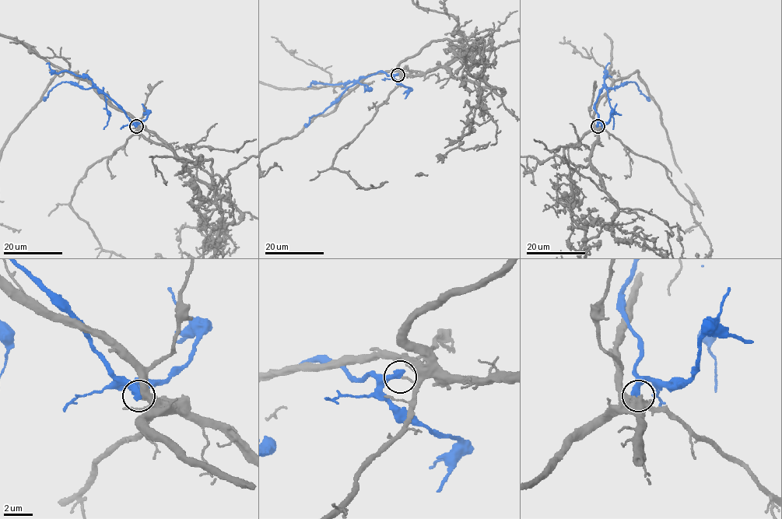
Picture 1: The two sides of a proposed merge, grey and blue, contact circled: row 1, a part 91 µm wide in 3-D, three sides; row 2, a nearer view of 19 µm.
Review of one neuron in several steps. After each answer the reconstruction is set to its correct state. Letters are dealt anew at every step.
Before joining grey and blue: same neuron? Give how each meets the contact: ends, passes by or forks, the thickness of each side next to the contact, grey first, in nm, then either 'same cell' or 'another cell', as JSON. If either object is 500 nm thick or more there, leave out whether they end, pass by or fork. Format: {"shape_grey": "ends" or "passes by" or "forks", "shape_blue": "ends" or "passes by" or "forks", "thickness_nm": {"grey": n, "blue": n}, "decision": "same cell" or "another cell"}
{"thickness_nm": {"grey": 110, "blue": 550}, "decision": "another cell"}

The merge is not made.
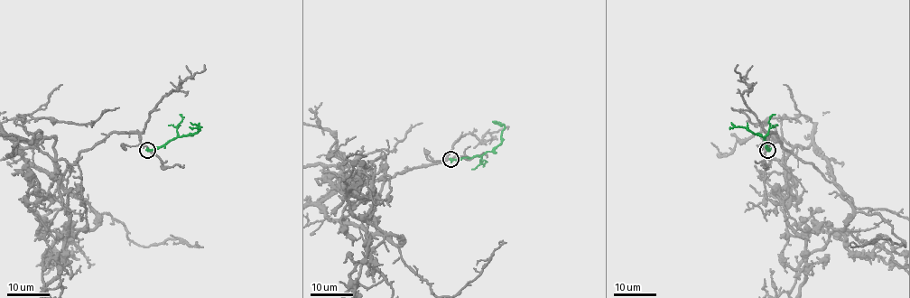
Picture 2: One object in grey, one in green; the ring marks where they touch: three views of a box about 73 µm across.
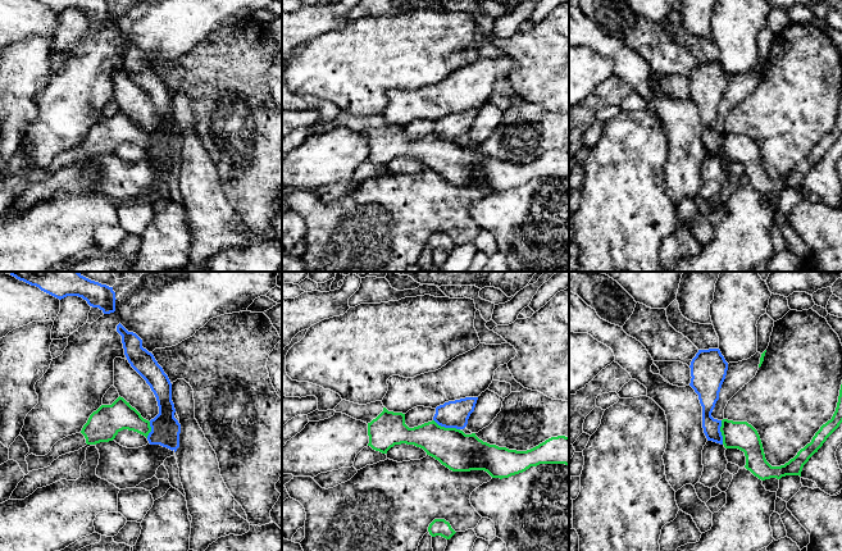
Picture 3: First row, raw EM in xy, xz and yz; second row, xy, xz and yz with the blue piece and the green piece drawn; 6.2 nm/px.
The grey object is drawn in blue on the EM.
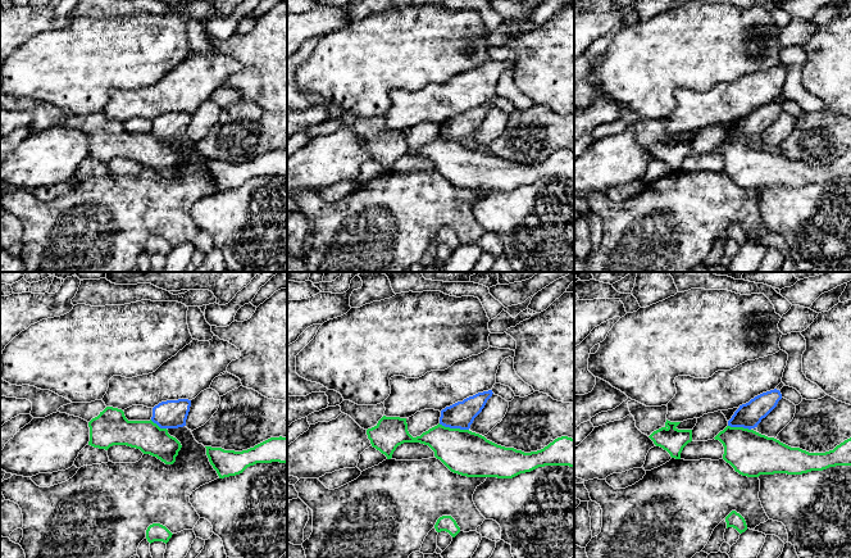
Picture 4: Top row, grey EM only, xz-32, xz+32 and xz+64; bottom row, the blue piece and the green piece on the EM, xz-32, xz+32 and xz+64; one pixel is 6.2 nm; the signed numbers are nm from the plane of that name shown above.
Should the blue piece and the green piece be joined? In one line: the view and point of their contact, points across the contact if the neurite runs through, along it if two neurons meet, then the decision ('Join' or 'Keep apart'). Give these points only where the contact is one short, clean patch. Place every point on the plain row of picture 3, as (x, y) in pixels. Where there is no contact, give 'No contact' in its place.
Touches blue at xz (446, 140). Boundary: xz (433, 132), (441, 139), (459, 142). Keep apart

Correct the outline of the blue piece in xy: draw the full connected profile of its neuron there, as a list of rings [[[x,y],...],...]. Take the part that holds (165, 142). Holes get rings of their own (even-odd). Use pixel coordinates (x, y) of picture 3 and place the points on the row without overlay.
[[[120,36],[117,45],[122,49],[128,76],[146,94],[158,114],[159,127],[150,133],[147,154],[176,165],[179,160],[181,137],[174,131],[172,96],[154,68],[142,60],[142,53],[136,46],[128,45]]]

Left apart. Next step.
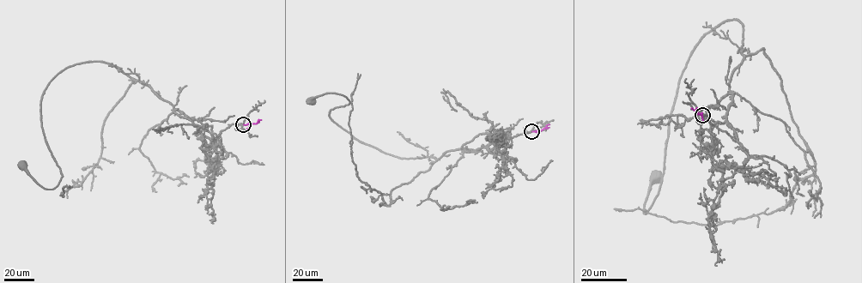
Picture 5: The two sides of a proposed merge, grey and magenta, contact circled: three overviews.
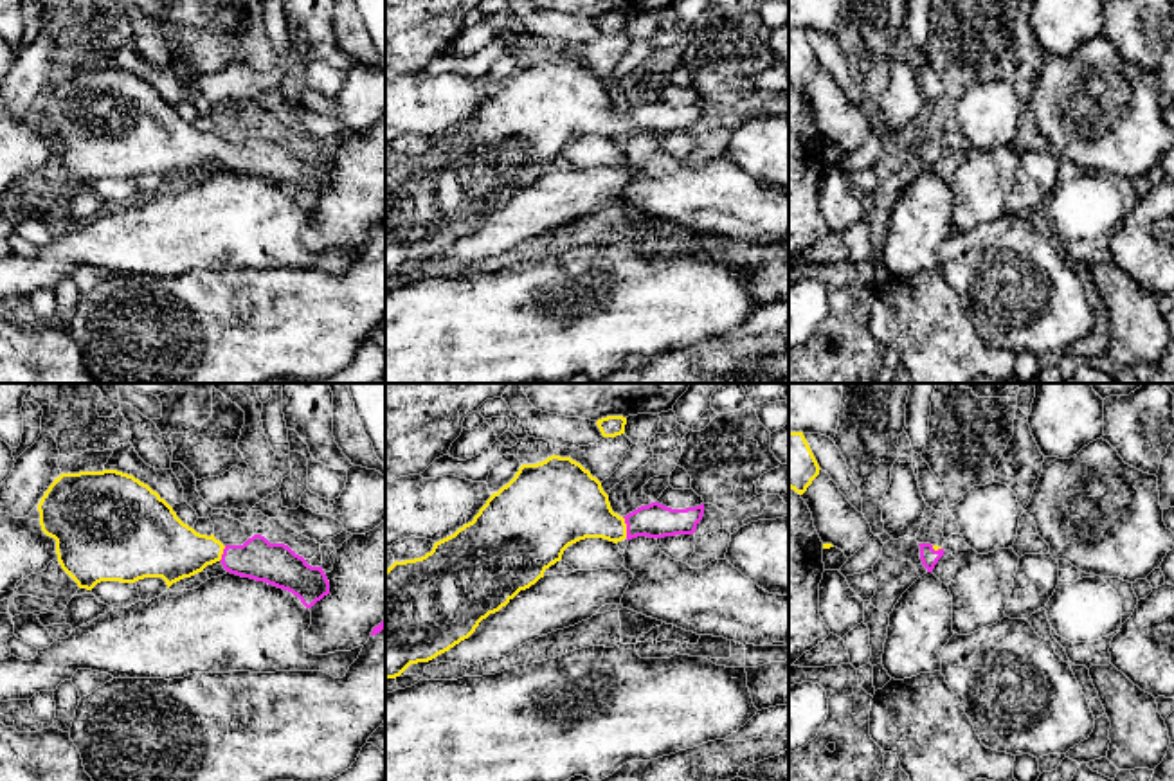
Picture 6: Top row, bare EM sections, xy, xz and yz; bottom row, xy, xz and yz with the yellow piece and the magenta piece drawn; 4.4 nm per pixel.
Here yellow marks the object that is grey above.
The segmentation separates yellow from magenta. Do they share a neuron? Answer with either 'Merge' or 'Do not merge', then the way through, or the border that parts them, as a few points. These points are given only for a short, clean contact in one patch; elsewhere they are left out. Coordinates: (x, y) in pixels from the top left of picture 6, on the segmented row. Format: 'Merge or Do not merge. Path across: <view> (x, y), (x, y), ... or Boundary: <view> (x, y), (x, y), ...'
Merge. Path across: xz (573, 508), (613, 528), (625, 528), (654, 520)

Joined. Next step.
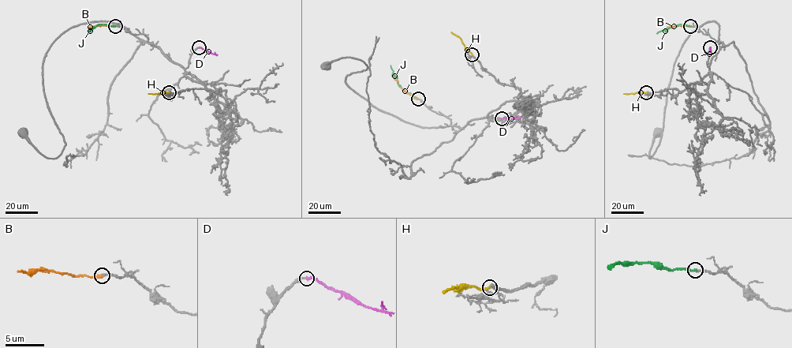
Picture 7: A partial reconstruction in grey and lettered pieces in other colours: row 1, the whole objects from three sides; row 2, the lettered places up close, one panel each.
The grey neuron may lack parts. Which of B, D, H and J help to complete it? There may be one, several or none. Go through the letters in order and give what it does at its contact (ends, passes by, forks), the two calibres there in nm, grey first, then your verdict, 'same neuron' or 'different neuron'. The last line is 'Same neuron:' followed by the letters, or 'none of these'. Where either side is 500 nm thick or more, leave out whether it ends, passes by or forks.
B: it ends there; 150 nm thick on the grey side, 360 nm on the other; different neuron
D: it ends there; 240 nm thick on the grey side, 240 nm on the other; same neuron
H: it ends there; 260 nm thick on the grey side, 240 nm on the other; same neuron
J: it ends there; 150 nm thick on the grey side, 200 nm on the other; different neuron
Same neuron: D, H

